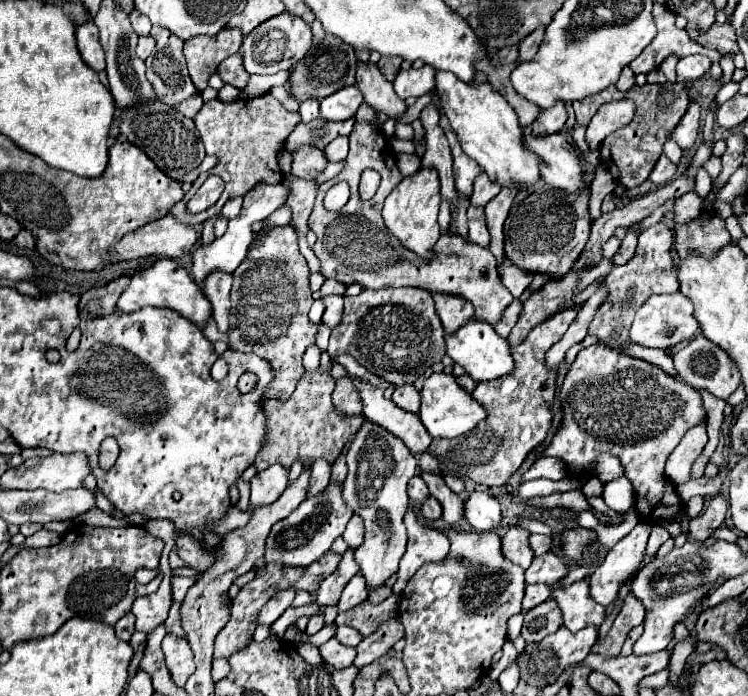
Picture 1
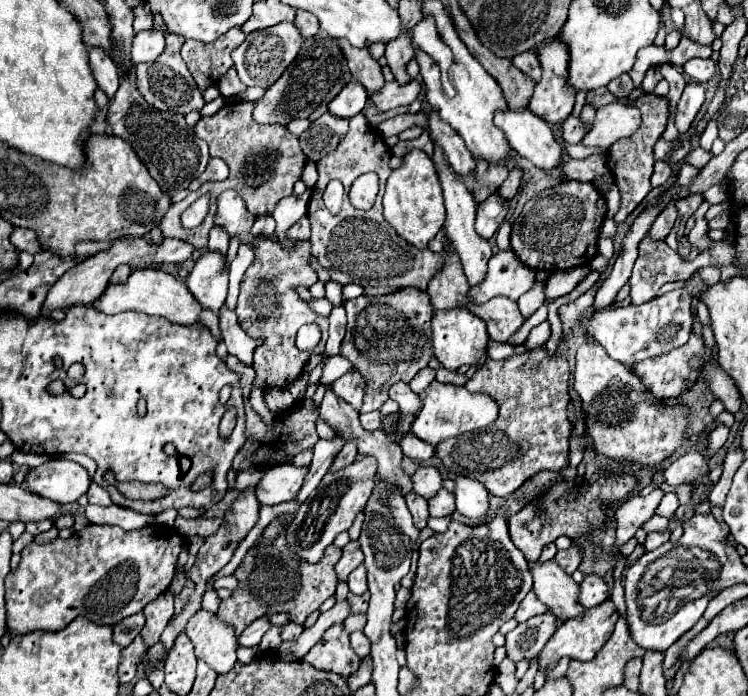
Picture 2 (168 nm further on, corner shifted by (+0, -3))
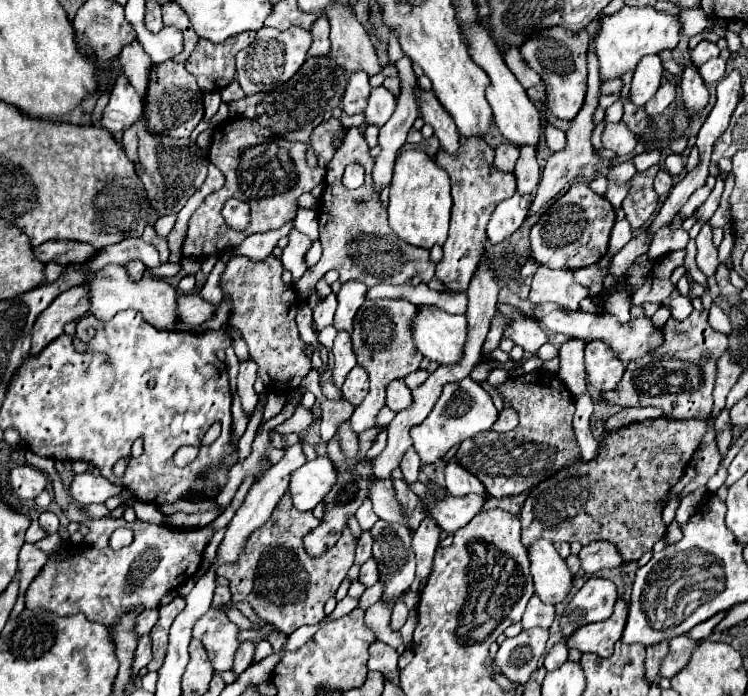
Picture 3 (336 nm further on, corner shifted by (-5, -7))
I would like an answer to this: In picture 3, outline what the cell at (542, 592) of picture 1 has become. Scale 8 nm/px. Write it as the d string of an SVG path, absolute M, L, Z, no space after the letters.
M532 596L530 598L530 604L522 616L522 626L524 628L534 628L534 626L544 626L544 628L550 628L552 622L554 622L554 606L550 604L542 604L538 600L538 596Z

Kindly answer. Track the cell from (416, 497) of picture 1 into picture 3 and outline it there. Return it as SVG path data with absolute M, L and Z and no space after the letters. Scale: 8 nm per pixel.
M426 516L418 530L414 532L414 538L412 538L412 548L416 552L416 578L414 578L414 584L410 586L410 590L414 592L420 592L426 584L426 576L430 574L430 568L432 568L432 558L434 558L434 552L438 548L438 540L440 540L440 528L436 524L434 518Z

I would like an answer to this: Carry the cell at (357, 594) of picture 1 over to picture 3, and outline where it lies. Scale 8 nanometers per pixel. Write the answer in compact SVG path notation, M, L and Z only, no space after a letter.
M370 558L366 564L362 564L362 568L360 568L360 578L358 578L366 588L370 588L370 586L374 586L376 582L378 582L378 566L376 566L376 562Z

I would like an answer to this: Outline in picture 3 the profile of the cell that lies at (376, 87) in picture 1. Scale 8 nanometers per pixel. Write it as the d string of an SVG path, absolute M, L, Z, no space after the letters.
M330 8L326 18L330 20L330 56L348 72L362 70L368 76L380 74L382 66L376 50L366 28L356 20L354 12L346 12L346 8Z

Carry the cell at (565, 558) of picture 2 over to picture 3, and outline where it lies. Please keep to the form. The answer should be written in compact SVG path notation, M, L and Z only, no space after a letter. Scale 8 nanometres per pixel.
M594 542L594 544L582 546L578 558L582 562L582 570L588 574L598 572L602 568L614 568L624 562L618 550L606 542Z

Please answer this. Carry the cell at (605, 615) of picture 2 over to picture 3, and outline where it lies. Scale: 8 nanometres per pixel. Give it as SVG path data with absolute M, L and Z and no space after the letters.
M618 598L614 604L614 614L608 620L586 624L566 640L568 650L578 648L580 652L594 652L600 658L608 658L612 654L616 640L620 640L622 636L626 616L628 616L628 604Z

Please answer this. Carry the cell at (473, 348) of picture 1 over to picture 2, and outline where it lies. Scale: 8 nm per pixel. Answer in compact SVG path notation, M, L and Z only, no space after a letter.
M447 308L447 310L433 310L431 320L431 344L433 356L445 366L447 370L457 370L459 366L481 366L487 360L485 344L489 340L485 322L473 316L467 308Z

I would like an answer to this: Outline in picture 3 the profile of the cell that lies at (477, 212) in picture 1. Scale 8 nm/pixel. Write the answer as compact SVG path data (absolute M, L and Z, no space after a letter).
M514 194L512 198L500 202L496 206L496 210L492 212L492 218L490 218L488 228L486 228L488 242L490 244L500 244L510 234L514 234L522 226L524 218L528 216L530 202L532 202L530 194L526 194L526 196Z

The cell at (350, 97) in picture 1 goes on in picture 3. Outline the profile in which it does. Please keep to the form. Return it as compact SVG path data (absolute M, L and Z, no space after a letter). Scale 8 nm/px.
M356 72L356 74L352 74L350 80L348 80L348 88L346 88L346 92L344 92L344 98L342 98L342 110L344 110L348 116L362 114L364 108L366 108L366 104L368 104L370 90L372 90L372 86L368 84L366 72Z

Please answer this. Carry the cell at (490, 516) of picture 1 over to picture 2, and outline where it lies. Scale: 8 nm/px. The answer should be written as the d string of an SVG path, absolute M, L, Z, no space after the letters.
M457 476L453 494L455 494L455 500L457 500L457 510L463 516L471 518L473 522L479 522L481 518L487 516L489 492L477 480Z

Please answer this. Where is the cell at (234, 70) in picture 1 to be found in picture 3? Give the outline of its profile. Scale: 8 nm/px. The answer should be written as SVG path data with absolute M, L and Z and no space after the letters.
M232 80L232 82L230 82L230 84L220 92L220 96L222 96L222 102L230 104L230 102L234 102L234 100L244 98L244 92L242 92L242 88L240 88L238 80Z

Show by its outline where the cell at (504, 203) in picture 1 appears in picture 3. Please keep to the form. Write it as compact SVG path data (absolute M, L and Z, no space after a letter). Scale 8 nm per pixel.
M520 148L520 158L514 168L516 176L516 192L518 194L530 194L536 190L540 180L540 166L536 162L536 150L534 148Z

